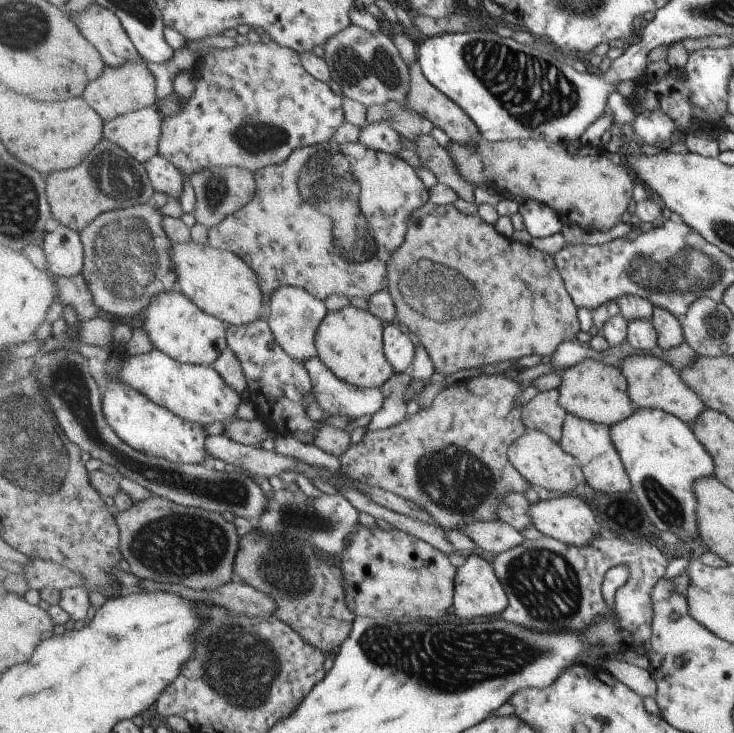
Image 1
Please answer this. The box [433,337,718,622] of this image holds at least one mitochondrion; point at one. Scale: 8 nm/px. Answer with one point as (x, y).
(664, 505)

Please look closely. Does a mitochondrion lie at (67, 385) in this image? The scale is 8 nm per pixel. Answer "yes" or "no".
yes

